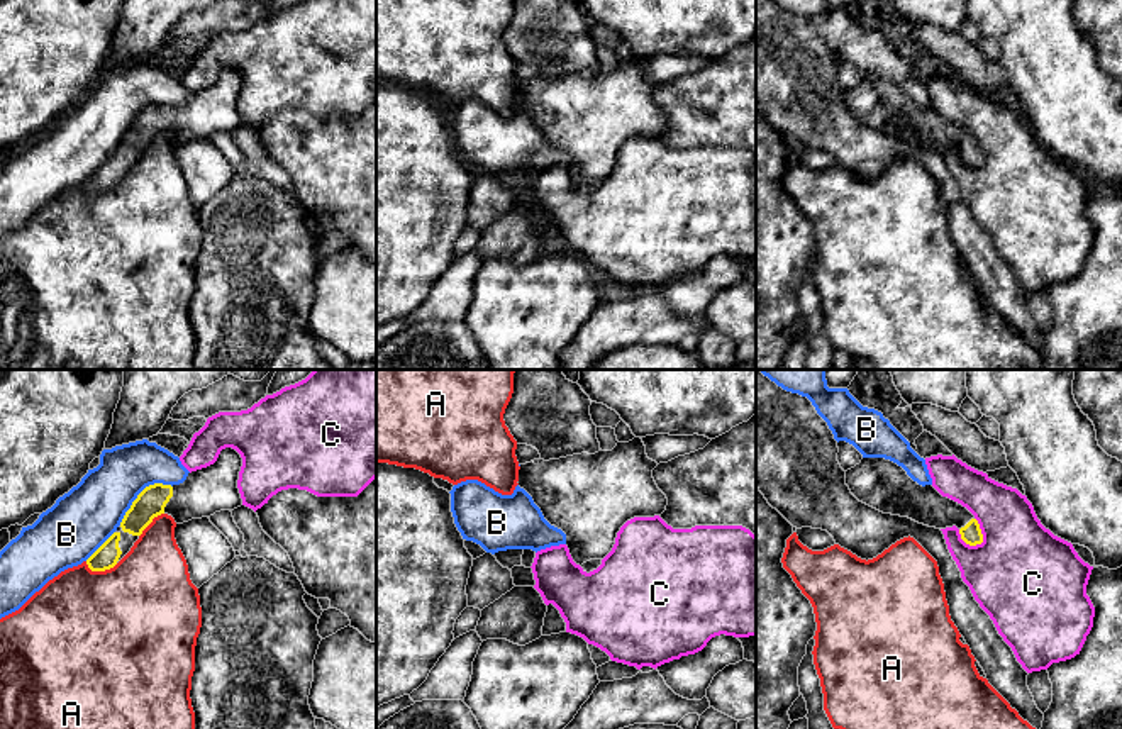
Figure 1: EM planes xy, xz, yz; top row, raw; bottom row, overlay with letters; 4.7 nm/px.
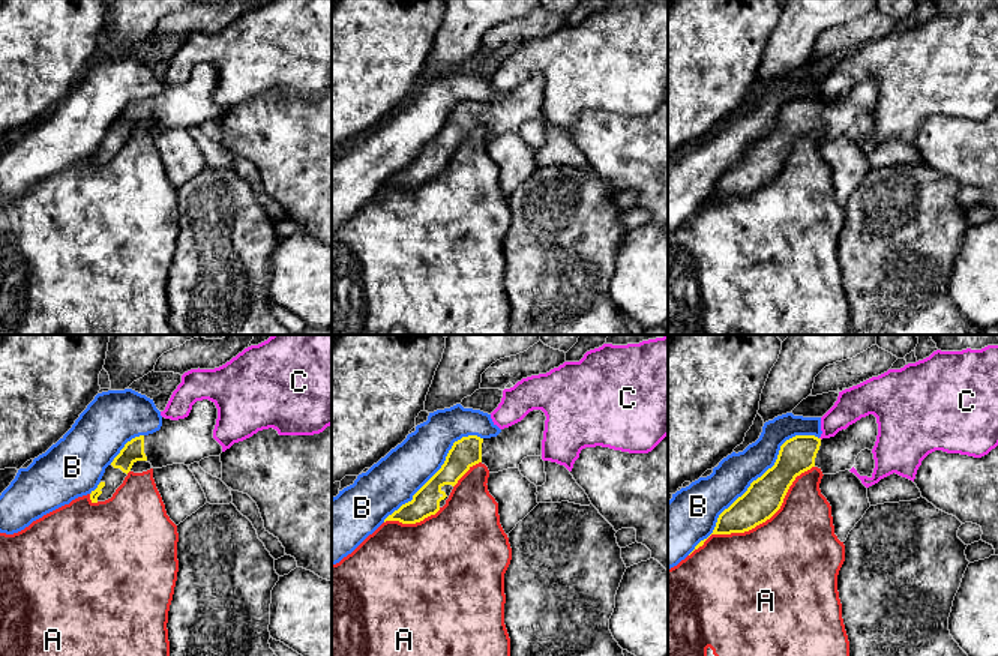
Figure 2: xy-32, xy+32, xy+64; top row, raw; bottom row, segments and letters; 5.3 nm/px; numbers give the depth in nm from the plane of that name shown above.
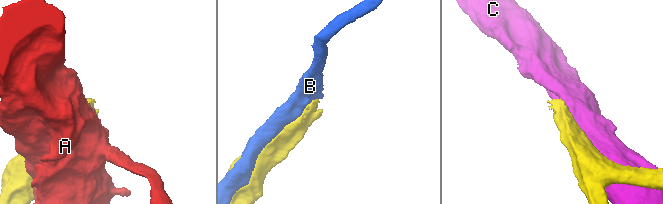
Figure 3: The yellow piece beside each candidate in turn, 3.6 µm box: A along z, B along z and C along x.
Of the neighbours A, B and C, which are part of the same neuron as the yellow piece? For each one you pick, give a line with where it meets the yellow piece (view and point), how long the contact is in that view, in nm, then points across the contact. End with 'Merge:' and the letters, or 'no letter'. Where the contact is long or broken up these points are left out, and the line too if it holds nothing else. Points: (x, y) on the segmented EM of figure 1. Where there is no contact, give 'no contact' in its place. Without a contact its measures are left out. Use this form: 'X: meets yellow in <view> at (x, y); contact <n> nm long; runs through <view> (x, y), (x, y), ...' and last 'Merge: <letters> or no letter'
Merge: no letter

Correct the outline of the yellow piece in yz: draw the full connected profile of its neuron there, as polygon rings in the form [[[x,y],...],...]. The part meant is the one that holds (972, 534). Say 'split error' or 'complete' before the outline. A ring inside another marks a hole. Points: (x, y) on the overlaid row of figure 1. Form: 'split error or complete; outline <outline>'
split error; outline [[[863,458],[846,471],[846,485],[859,502],[883,514],[908,517],[936,529],[956,526],[966,544],[983,543],[980,524],[966,507],[942,497],[932,485],[919,485],[890,459]]]

